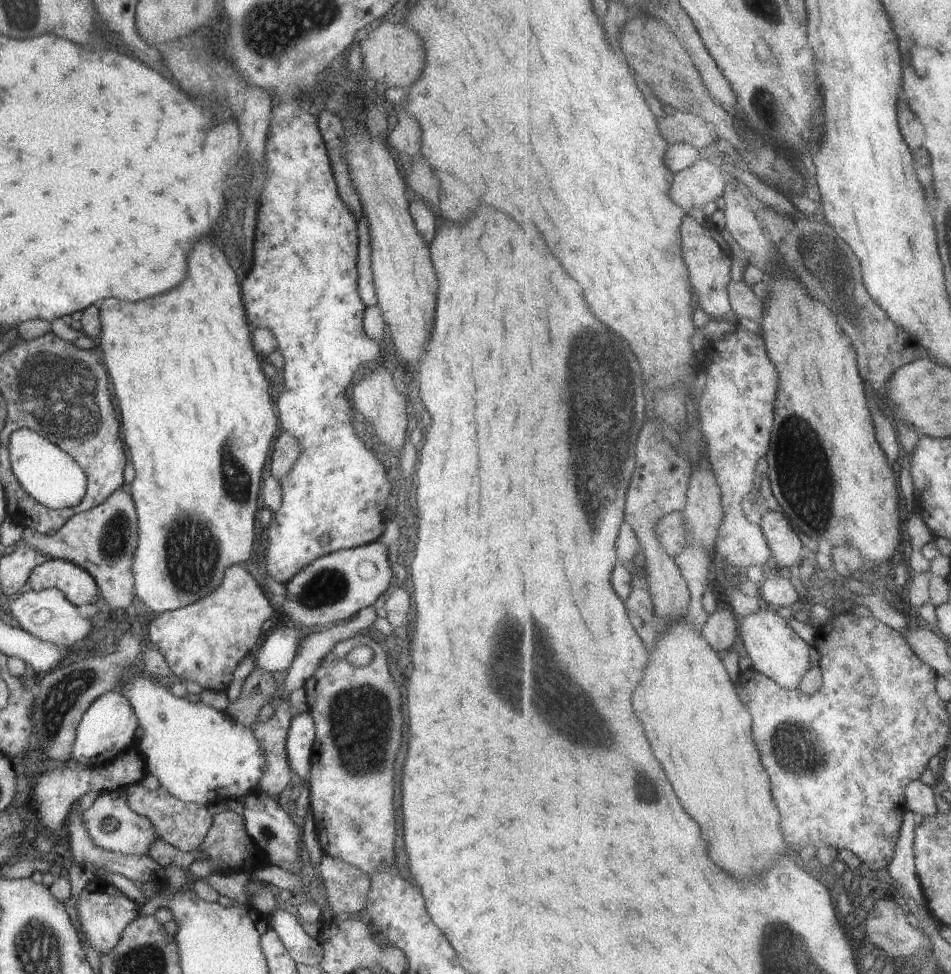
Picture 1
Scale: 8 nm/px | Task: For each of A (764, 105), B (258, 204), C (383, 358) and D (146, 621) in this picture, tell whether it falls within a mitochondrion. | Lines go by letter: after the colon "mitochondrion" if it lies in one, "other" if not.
A: mitochondrion
B: other
C: other
D: other

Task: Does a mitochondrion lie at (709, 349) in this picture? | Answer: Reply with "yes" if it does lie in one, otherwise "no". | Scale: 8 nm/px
no

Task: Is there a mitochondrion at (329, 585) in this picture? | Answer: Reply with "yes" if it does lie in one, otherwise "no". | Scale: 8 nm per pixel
yes

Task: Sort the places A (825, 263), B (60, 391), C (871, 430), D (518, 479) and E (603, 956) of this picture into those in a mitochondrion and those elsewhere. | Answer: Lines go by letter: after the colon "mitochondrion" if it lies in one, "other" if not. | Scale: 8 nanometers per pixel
A: mitochondrion
B: mitochondrion
C: other
D: other
E: other

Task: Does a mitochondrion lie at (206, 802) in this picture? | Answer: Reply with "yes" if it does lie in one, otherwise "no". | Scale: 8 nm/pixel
no

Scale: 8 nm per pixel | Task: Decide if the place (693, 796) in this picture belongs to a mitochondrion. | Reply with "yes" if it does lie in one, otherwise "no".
no

